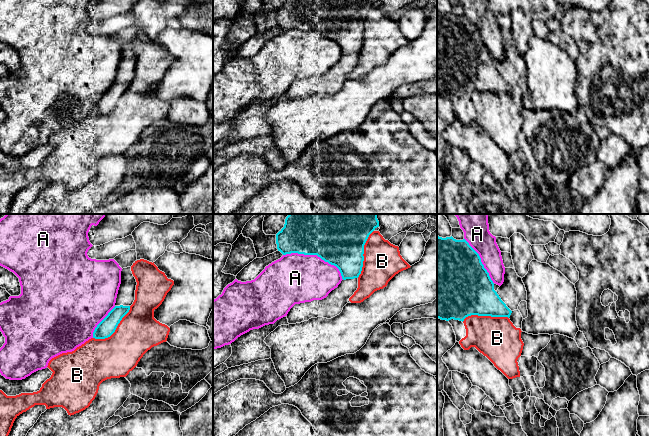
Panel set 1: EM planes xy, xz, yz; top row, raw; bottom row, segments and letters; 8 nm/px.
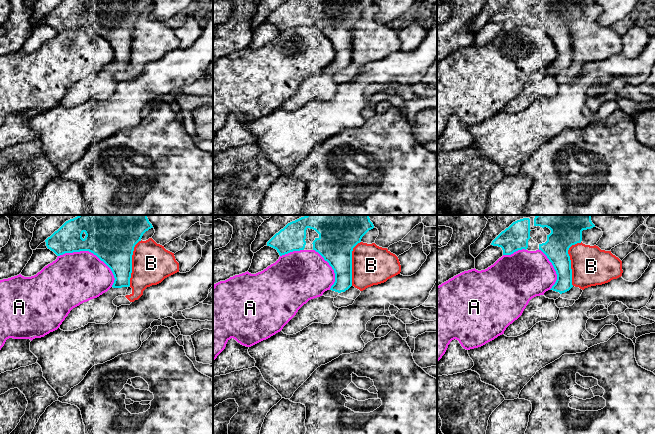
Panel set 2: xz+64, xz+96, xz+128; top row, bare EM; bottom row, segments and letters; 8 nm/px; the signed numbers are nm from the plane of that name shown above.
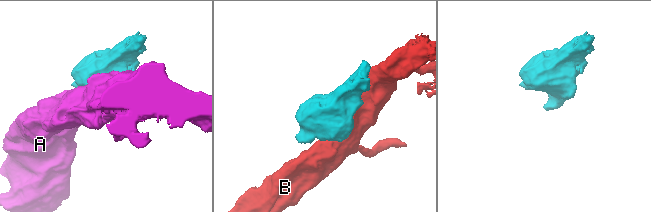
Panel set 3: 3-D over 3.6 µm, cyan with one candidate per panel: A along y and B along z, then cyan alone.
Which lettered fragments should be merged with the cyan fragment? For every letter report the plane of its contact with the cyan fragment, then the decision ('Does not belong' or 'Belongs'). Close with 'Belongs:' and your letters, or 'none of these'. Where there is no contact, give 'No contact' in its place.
A: Touches cyan in xz. Does not belong
B: Touches cyan in xy. Does not belong
Belongs: none of these

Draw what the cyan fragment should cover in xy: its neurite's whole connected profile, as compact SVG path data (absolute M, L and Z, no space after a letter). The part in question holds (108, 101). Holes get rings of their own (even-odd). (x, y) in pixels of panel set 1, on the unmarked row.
M115 82L108 91L97 101L93 108L93 114L105 115L116 106L122 94L129 88L130 82Z

